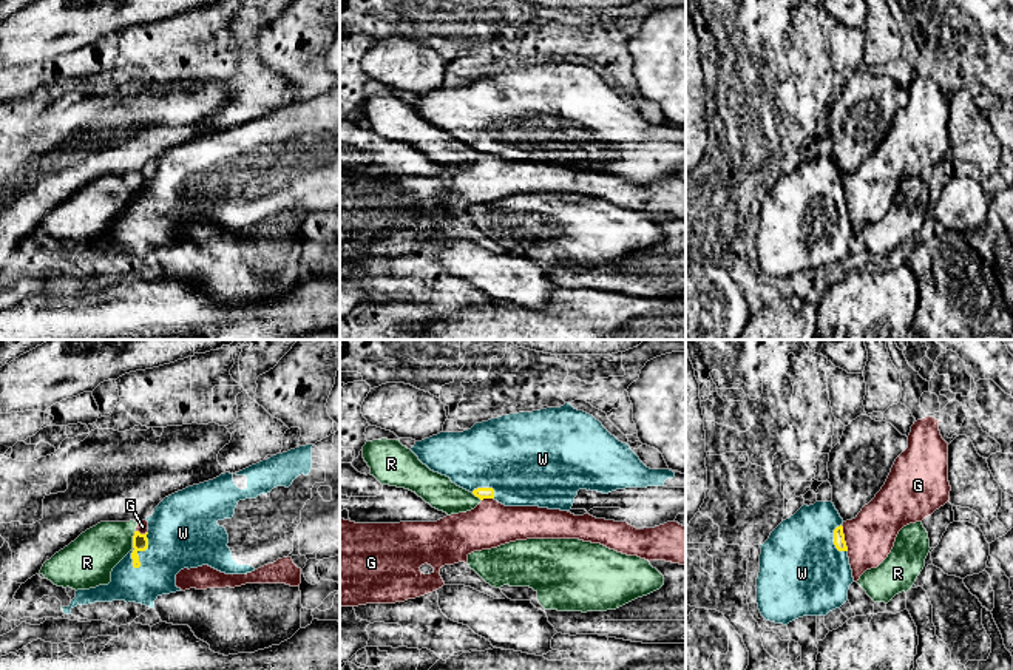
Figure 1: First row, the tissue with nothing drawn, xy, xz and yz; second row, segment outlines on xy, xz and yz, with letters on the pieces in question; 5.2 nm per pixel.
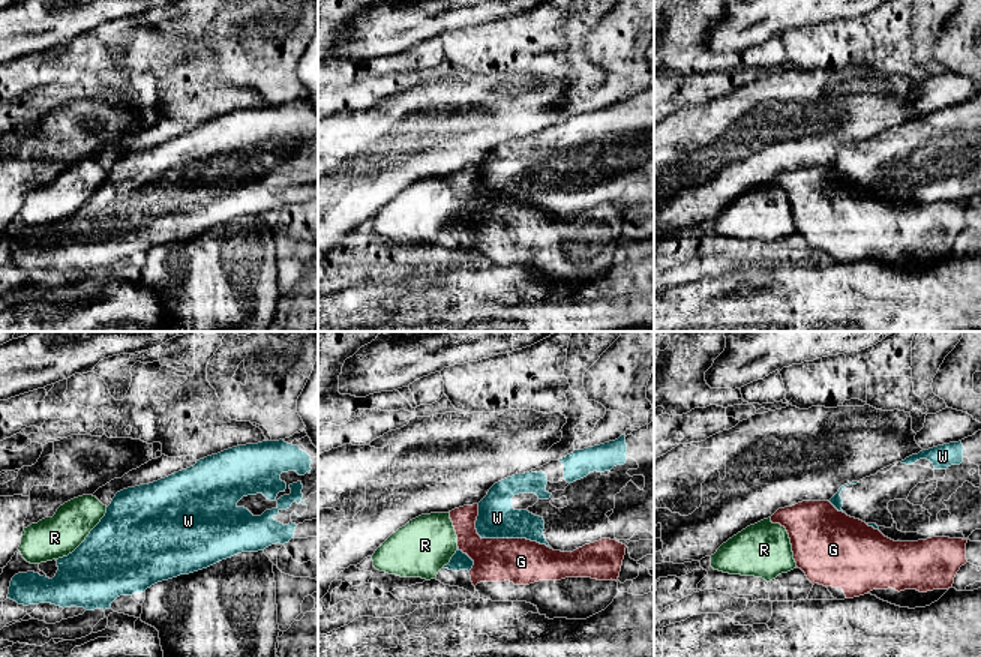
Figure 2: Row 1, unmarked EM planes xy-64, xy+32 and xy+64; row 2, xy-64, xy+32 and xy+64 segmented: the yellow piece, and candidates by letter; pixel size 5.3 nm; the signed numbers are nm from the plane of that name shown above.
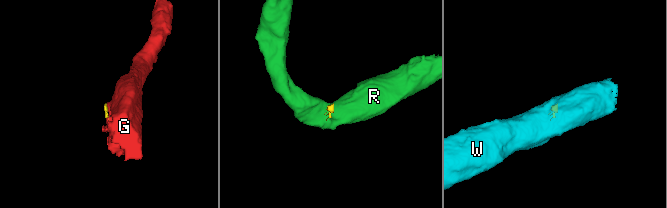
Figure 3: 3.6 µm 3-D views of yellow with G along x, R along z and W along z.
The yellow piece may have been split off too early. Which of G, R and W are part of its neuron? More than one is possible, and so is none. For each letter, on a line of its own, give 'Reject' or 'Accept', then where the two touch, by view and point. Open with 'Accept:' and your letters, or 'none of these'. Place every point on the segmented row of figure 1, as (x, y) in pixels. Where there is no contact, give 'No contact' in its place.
Accept: W
G: Reject. Touches yellow at yz (843, 538)
R: Reject. Touches yellow at xy (133, 539)
W: Accept. Touches yellow at xy (141, 550)

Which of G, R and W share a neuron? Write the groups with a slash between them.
G / R / W

